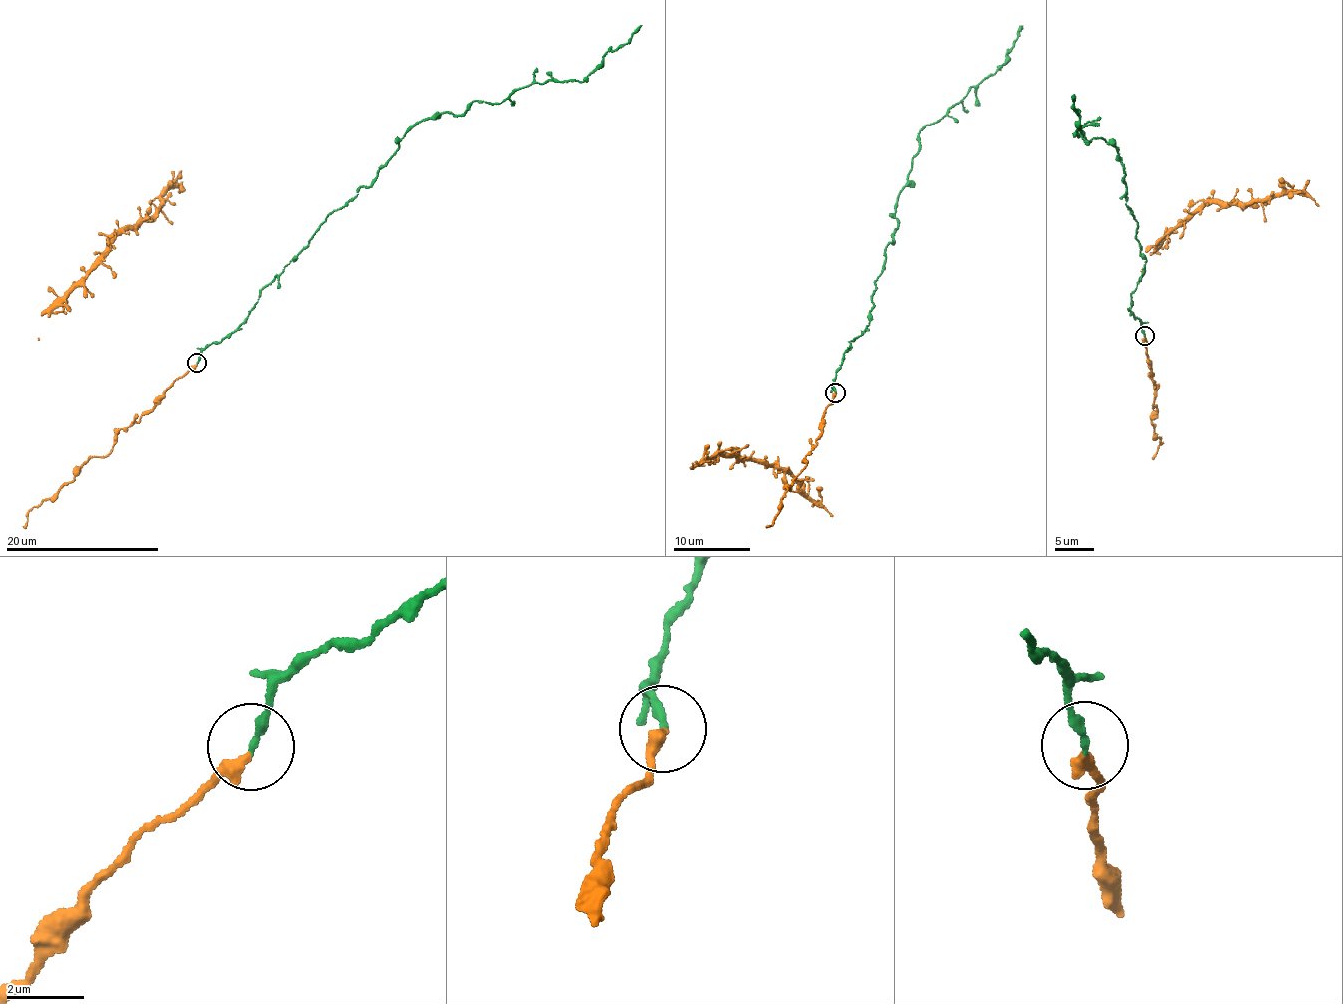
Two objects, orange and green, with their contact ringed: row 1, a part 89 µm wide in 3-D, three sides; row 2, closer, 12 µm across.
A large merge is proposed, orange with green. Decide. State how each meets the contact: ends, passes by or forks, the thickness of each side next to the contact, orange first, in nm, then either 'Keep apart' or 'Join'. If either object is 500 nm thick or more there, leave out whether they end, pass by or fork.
At the ring orange ends. At the ring green ends. Thickness 320 nm (orange) against 200 nm. Join

